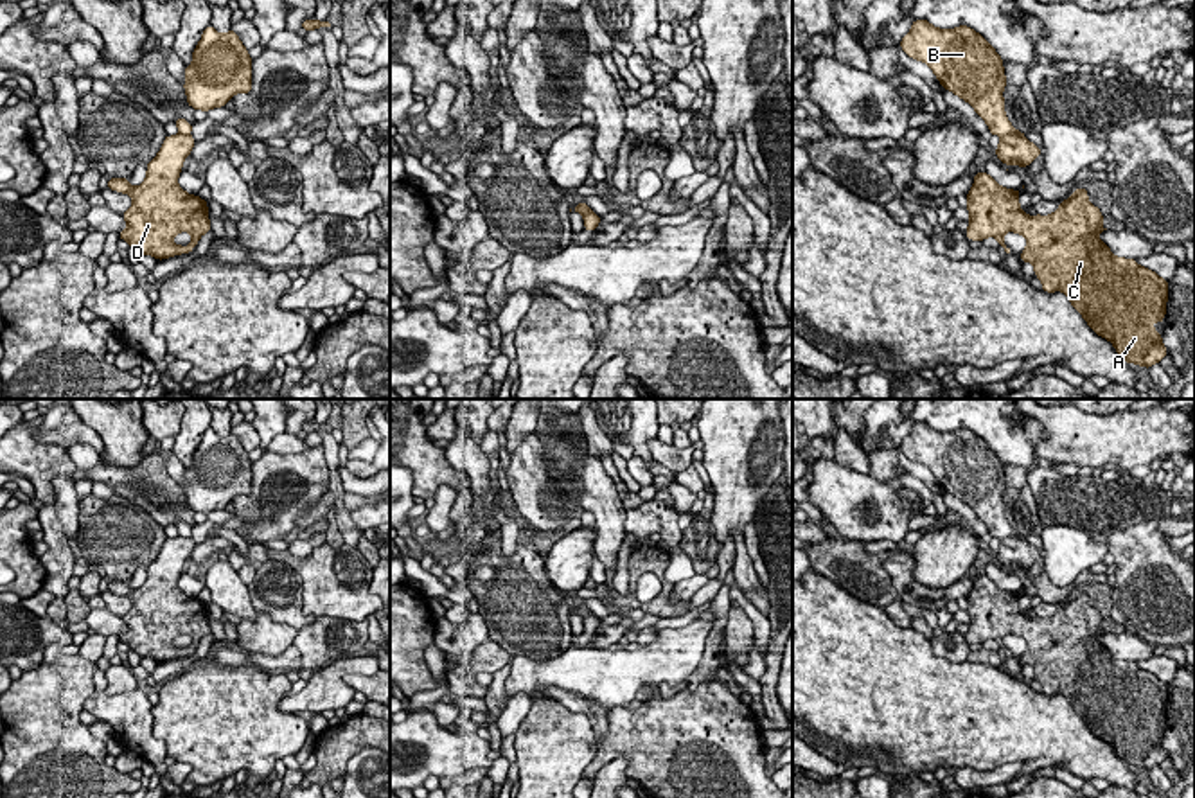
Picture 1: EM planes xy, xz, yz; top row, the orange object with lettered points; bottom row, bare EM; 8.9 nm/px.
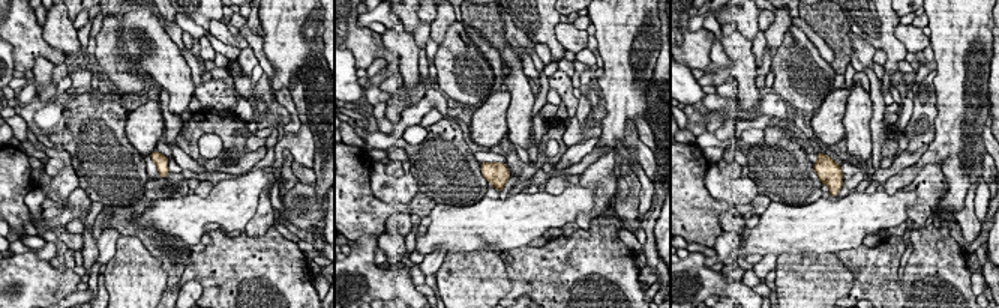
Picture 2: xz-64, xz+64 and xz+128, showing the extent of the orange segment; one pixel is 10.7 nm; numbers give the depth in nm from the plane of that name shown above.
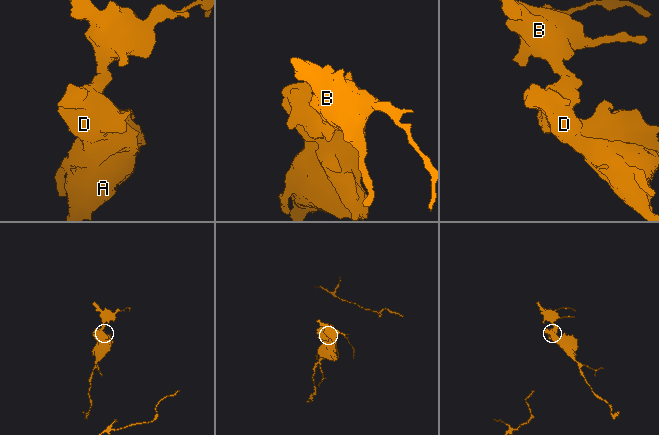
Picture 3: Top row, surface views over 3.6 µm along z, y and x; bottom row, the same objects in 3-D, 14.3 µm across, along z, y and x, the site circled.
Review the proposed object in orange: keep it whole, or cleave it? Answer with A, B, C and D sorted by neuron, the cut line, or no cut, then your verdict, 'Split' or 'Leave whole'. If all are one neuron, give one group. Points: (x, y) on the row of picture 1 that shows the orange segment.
Groups: A C D / B. Split along yz (1001, 135), (1025, 137). Split

